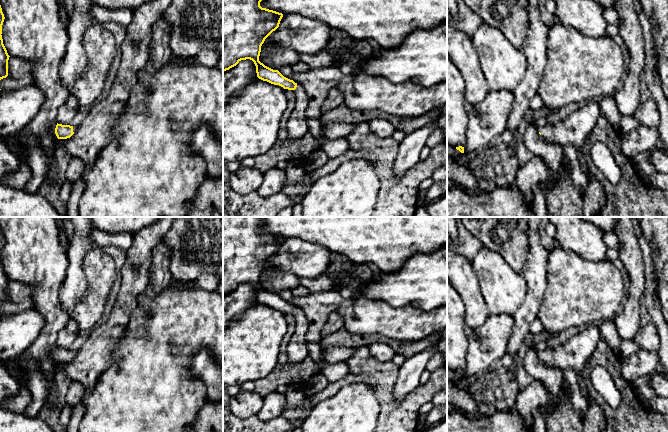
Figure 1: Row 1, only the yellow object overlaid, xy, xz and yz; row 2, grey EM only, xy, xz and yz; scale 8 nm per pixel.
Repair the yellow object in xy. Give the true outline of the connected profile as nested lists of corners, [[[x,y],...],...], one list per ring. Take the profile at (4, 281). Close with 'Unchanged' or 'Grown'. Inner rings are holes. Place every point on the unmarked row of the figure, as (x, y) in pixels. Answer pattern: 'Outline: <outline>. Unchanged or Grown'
Outline: [[[0,229],[0,304],[3,302],[6,302],[8,300],[8,284],[10,281],[3,268],[3,263],[2,263],[2,259],[1,259],[4,243],[5,243],[5,241],[4,241],[4,238],[2,236],[2,232]]]. Unchanged

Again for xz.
Outline: [[[223,217],[223,296],[236,290],[241,284],[250,283],[256,290],[257,301],[284,313],[293,314],[296,319],[294,334],[289,340],[286,354],[291,363],[300,363],[308,356],[306,333],[308,321],[299,308],[284,301],[278,294],[273,294],[259,285],[261,270],[265,263],[275,255],[283,241],[282,237],[262,232],[261,217]]]. Grown

